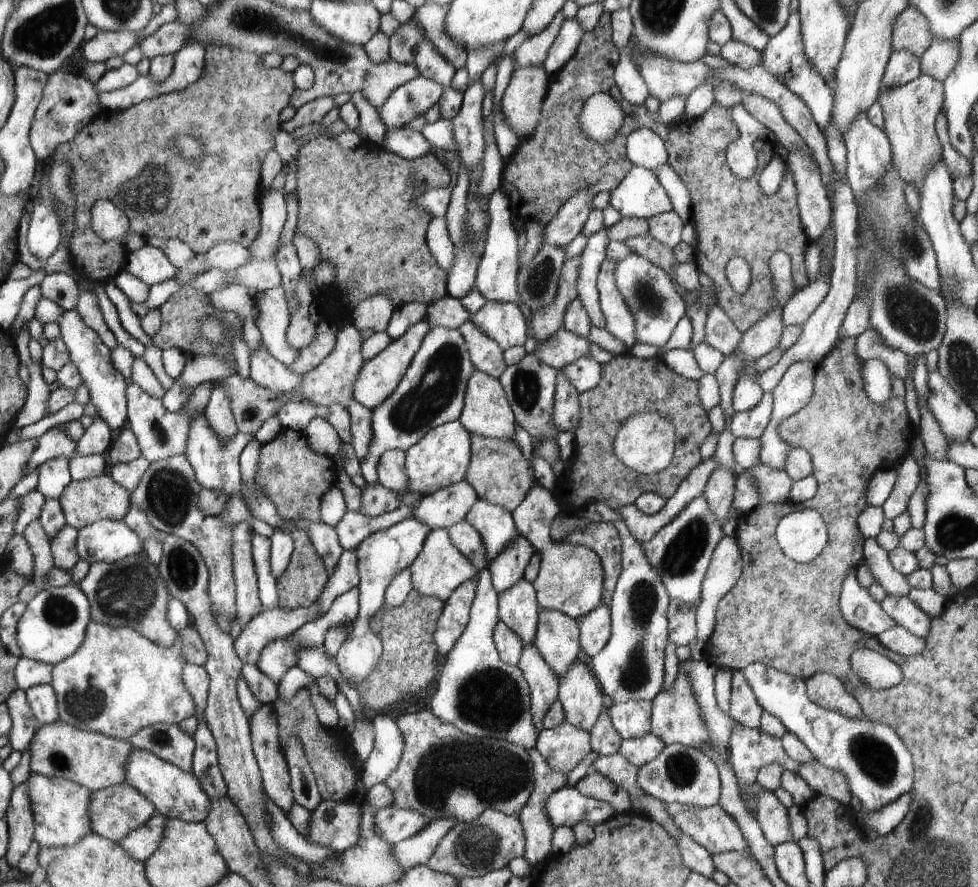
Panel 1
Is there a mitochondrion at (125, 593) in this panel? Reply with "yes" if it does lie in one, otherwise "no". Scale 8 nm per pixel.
yes

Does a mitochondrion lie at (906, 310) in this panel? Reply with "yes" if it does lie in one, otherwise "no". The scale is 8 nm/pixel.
yes

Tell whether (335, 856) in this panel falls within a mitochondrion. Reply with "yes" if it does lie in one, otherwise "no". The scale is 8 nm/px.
no

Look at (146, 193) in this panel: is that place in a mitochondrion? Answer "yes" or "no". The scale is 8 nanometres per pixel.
yes

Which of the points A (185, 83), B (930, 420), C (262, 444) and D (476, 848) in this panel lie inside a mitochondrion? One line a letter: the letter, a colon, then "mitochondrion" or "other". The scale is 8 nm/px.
A: other
B: other
C: other
D: mitochondrion

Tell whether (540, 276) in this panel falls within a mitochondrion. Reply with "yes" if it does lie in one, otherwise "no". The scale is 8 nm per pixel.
yes

